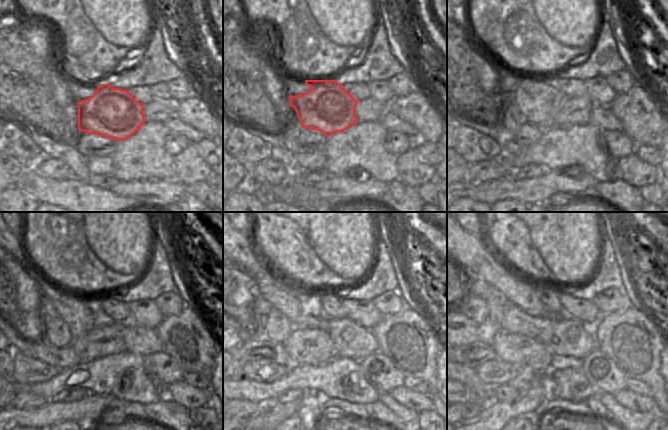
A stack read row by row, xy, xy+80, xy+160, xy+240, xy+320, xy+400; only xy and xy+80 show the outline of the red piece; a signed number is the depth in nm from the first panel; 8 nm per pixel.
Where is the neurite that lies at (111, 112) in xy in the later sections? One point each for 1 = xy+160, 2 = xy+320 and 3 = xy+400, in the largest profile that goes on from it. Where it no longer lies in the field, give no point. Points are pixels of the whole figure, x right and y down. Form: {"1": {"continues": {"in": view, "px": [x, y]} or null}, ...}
{"1": {"continues": {"in": "xy+160", "px": [538, 100]}}, "2": {"continues": {"in": "xy+320", "px": [289, 304]}}, "3": {"continues": {"in": "xy+400", "px": [472, 285]}}}

